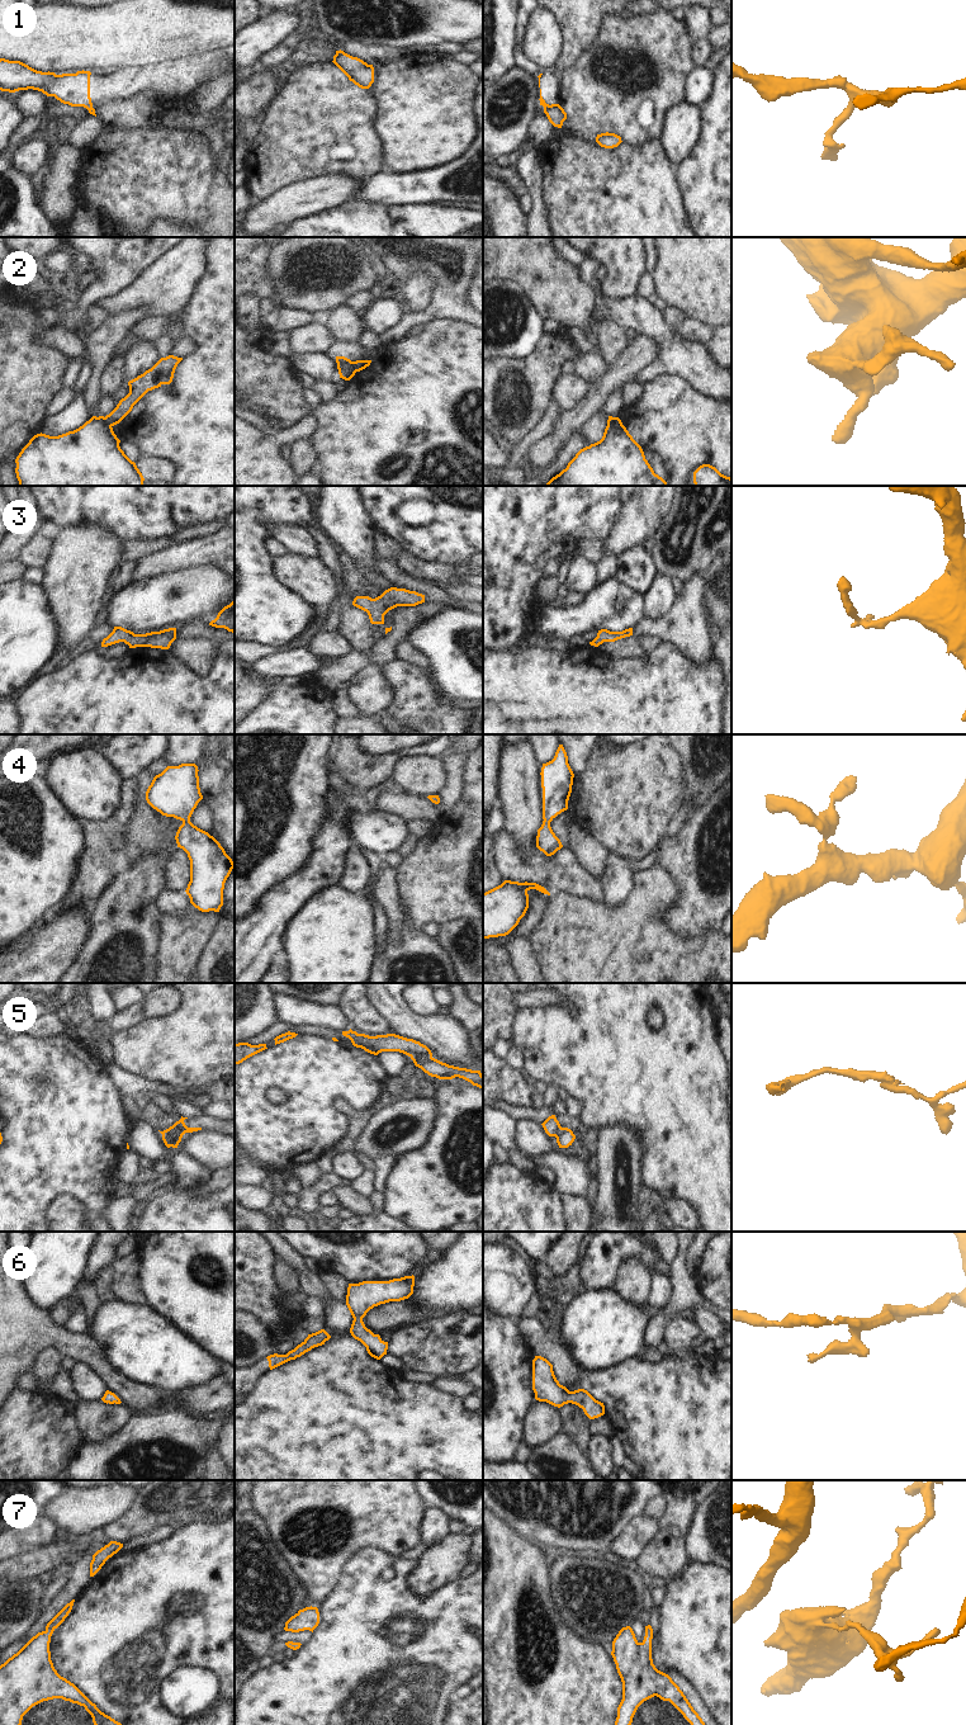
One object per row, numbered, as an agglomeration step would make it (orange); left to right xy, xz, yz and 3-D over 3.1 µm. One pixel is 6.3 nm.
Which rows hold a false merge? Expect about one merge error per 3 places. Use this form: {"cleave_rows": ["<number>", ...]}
{"cleave_rows": ["1", "2", "5"]}

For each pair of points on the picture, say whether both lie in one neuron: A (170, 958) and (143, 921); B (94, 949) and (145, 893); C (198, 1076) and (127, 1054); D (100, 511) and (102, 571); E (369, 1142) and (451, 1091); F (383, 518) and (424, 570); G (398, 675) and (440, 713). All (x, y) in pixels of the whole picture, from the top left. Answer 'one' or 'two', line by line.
A: two
B: one
C: one
D: two
E: two
F: two
G: one

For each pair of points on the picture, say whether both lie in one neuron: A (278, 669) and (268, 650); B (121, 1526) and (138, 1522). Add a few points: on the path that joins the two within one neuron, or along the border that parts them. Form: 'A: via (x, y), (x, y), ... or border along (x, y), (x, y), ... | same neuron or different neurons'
A: border along (276, 652), (249, 665) | different neurons
B: via (124, 1526), (135, 1522) | same neuron

